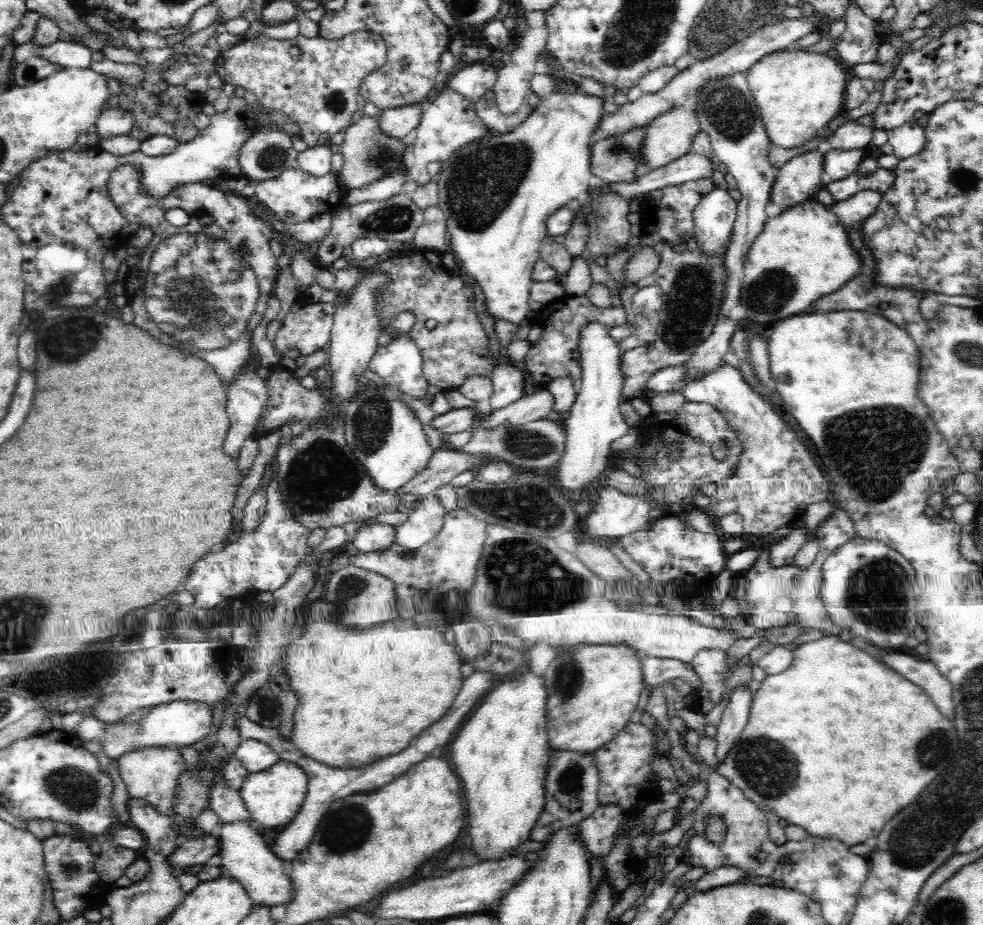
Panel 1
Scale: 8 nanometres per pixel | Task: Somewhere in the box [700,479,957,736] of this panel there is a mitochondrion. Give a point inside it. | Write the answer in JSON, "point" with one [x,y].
{"point":[877,592]}

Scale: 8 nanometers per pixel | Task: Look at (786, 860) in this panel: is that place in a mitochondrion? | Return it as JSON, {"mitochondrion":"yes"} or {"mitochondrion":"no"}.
{"mitochondrion":"no"}

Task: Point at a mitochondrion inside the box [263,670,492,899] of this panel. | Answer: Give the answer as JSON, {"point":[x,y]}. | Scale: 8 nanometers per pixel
{"point":[350,827]}

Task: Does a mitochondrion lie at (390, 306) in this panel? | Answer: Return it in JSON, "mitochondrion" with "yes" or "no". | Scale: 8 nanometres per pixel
{"mitochondrion":"yes"}

